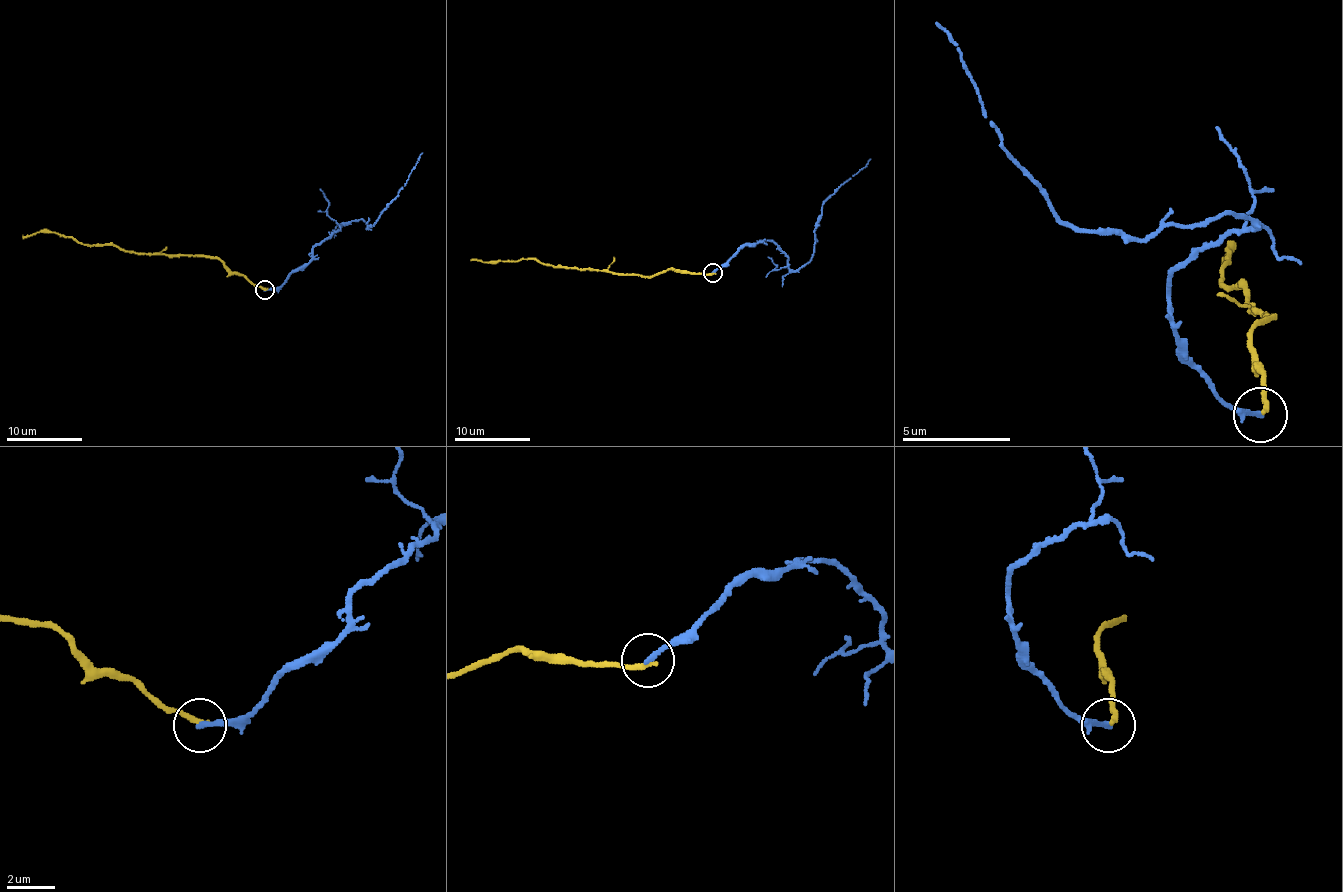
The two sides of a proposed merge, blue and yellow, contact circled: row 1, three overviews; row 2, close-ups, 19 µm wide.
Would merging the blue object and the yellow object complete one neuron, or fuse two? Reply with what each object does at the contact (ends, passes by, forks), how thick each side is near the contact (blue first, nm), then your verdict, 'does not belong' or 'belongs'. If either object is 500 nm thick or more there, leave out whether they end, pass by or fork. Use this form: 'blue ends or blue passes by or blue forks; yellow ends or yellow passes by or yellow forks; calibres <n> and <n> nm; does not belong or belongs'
blue ends; yellow ends; calibres 200 and 240 nm; does not belong

